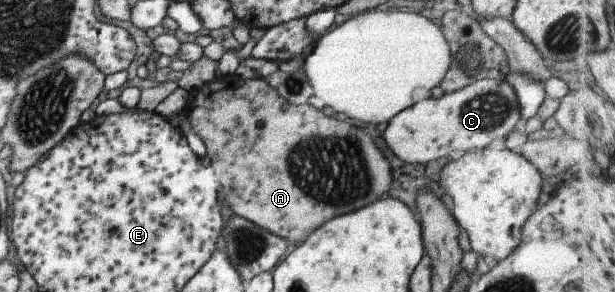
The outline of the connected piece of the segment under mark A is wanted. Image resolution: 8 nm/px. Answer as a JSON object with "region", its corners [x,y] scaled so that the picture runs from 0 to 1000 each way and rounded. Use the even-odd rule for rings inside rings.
{"region":[[[376,253],[363,264],[350,267],[338,288],[325,301],[304,312],[301,356],[301,390],[306,397],[307,418],[314,449],[324,466],[333,497],[335,534],[341,551],[341,572],[346,579],[348,606],[356,627],[356,644],[364,685],[376,712],[377,726],[411,771],[434,788],[439,801],[455,812],[462,825],[494,829],[512,781],[525,771],[525,760],[533,760],[541,740],[561,733],[561,726],[574,726],[577,712],[590,712],[603,692],[610,695],[613,678],[626,671],[626,658],[636,644],[636,575],[629,541],[623,534],[623,521],[610,500],[607,473],[580,438],[577,421],[561,411],[545,411],[543,397],[528,397],[524,377],[496,360],[476,360],[465,349],[444,301],[439,301],[434,274],[429,267],[411,267],[408,274],[393,274],[389,260]]]}

